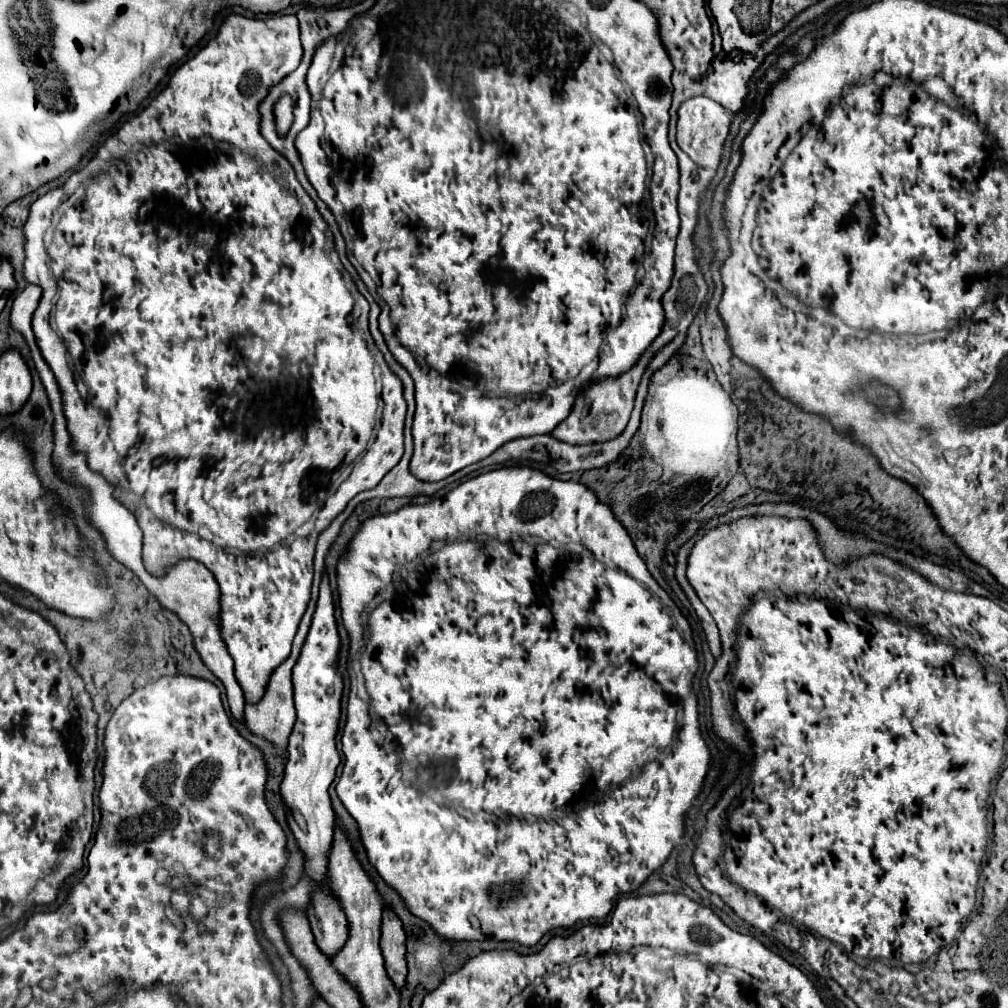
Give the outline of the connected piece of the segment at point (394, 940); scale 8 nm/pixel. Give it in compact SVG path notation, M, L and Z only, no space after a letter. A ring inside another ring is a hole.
M384 910L382 918L382 940L380 948L386 960L386 972L390 980L396 984L396 990L402 990L406 984L406 936L402 930L402 922L394 912Z

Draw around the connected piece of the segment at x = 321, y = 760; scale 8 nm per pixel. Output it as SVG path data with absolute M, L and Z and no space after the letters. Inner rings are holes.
M322 578L320 598L312 618L312 626L302 648L302 654L294 666L294 704L298 720L288 738L288 762L284 780L280 786L282 798L286 806L294 812L300 812L304 820L294 820L288 816L288 824L298 840L298 846L306 854L306 874L312 880L324 880L324 872L328 866L328 850L334 836L334 812L330 806L328 788L336 776L336 766L340 764L340 756L334 744L338 718L340 718L340 698L342 698L342 678L336 670L338 662L340 636L334 620L334 604L332 592L328 586L328 578Z

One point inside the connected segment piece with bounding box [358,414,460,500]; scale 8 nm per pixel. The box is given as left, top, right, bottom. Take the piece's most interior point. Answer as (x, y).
(400, 482)

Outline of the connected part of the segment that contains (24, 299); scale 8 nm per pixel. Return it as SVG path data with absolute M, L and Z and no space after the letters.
M26 284L26 288L14 298L14 304L12 304L10 324L12 324L14 330L22 332L26 336L26 340L34 340L32 312L34 312L36 304L40 302L40 296L42 296L42 288L40 286Z

